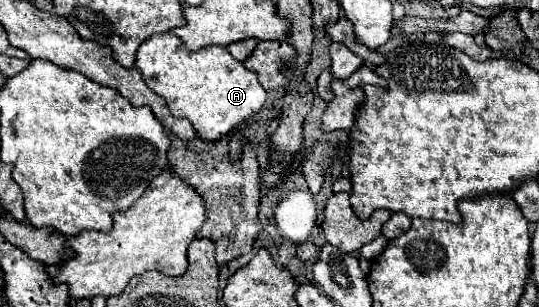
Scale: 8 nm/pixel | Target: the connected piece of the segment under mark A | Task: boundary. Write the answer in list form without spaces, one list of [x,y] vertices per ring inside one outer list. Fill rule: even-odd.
[[[171,31],[149,37],[137,51],[135,67],[139,67],[143,81],[149,85],[149,89],[153,89],[157,95],[161,95],[167,101],[169,111],[175,117],[189,119],[197,137],[203,141],[219,141],[221,137],[231,133],[239,123],[243,123],[247,117],[255,115],[265,103],[265,89],[257,81],[257,75],[245,69],[241,61],[233,59],[225,47],[213,45],[201,51],[189,51],[181,43],[181,39],[177,39]]]

